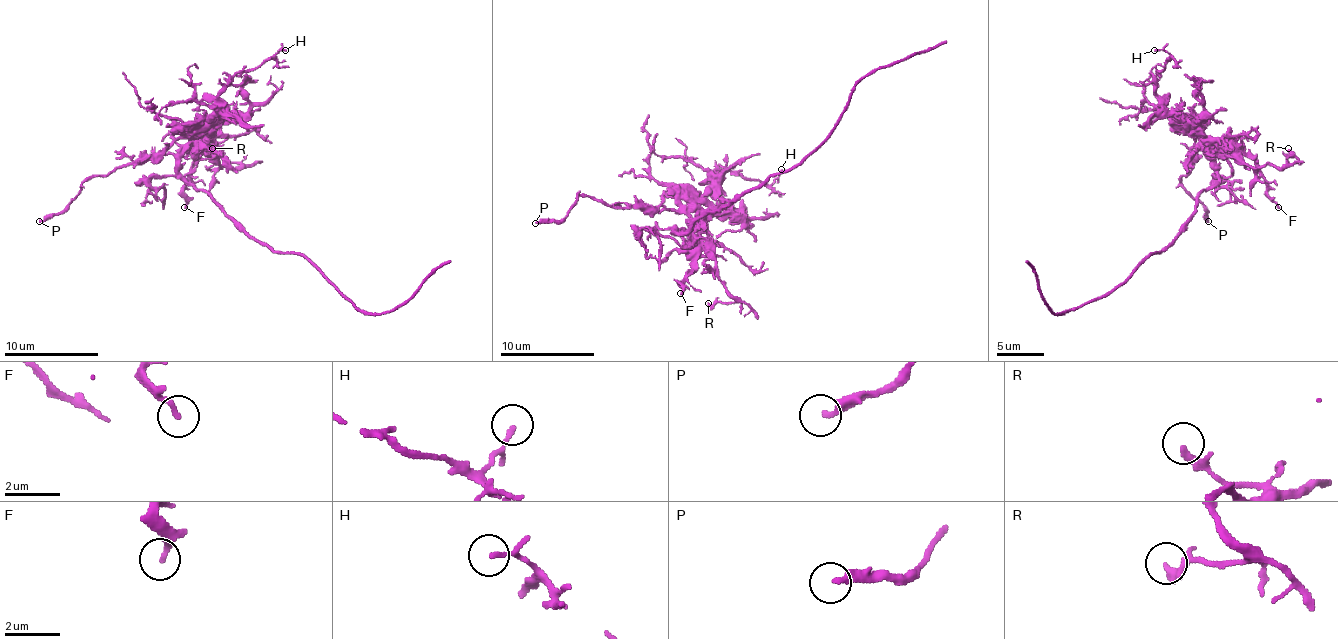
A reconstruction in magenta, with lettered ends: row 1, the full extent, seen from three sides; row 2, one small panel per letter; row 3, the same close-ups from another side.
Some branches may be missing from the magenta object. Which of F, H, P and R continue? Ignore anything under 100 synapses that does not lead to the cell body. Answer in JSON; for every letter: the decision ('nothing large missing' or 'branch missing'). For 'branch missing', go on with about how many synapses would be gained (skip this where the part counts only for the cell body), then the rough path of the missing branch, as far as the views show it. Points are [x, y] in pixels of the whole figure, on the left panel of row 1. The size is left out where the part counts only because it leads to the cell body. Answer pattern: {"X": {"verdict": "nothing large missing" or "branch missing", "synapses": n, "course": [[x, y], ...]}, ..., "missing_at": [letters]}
{"F": {"verdict": "nothing large missing"}, "H": {"verdict": "nothing large missing"}, "P": {"verdict": "nothing large missing"}, "R": {"verdict": "nothing large missing"}, "missing_at": []}

